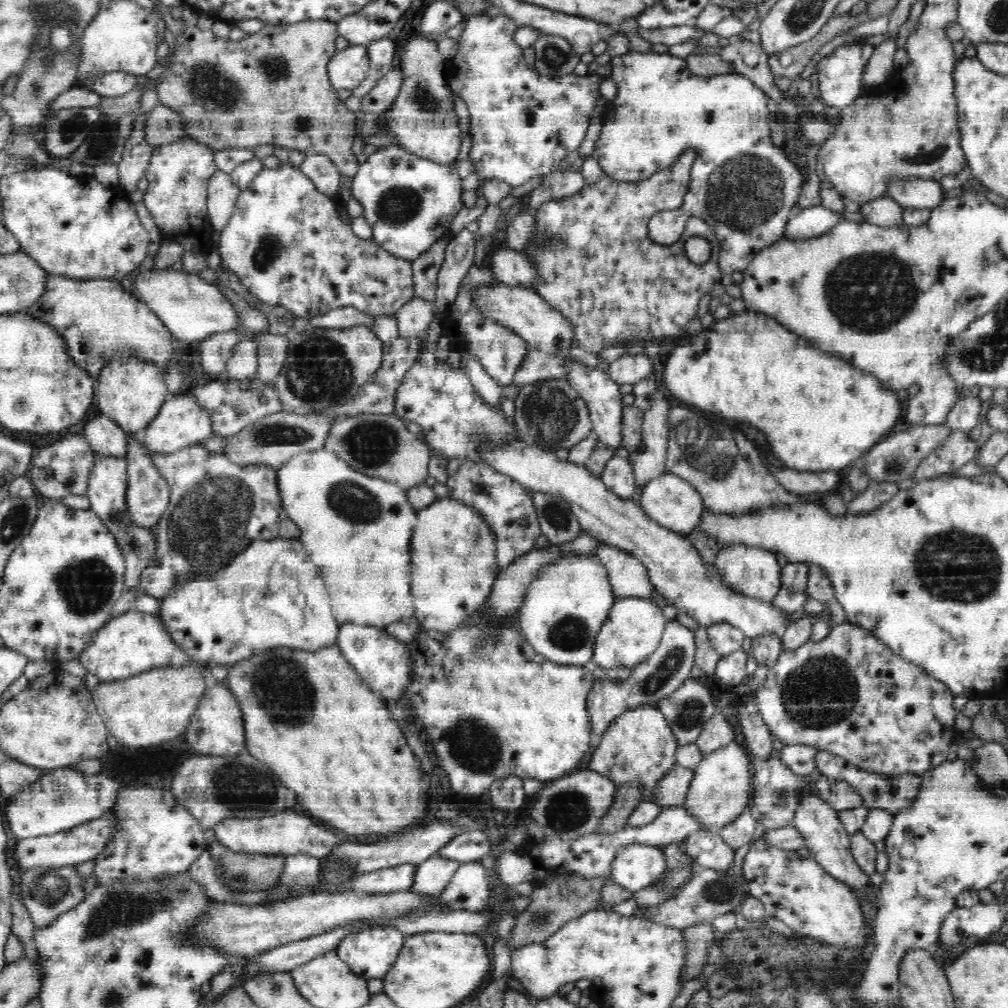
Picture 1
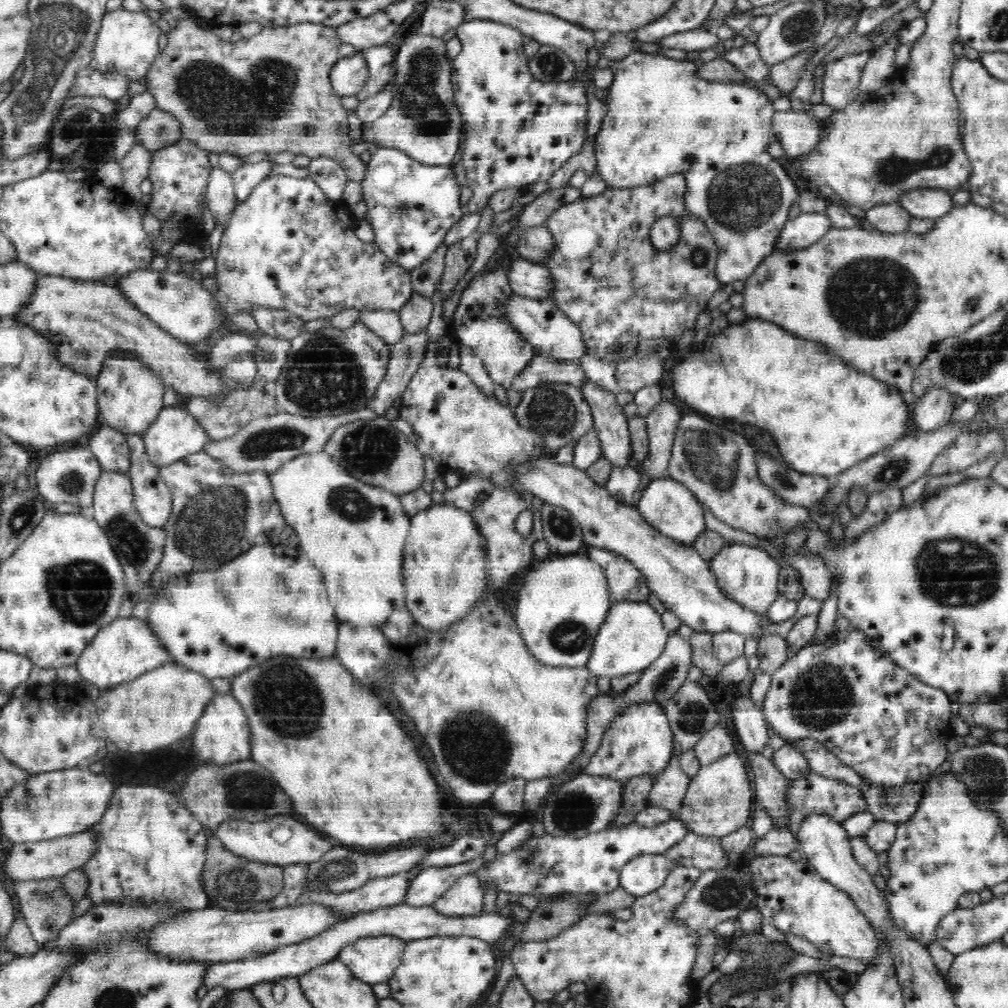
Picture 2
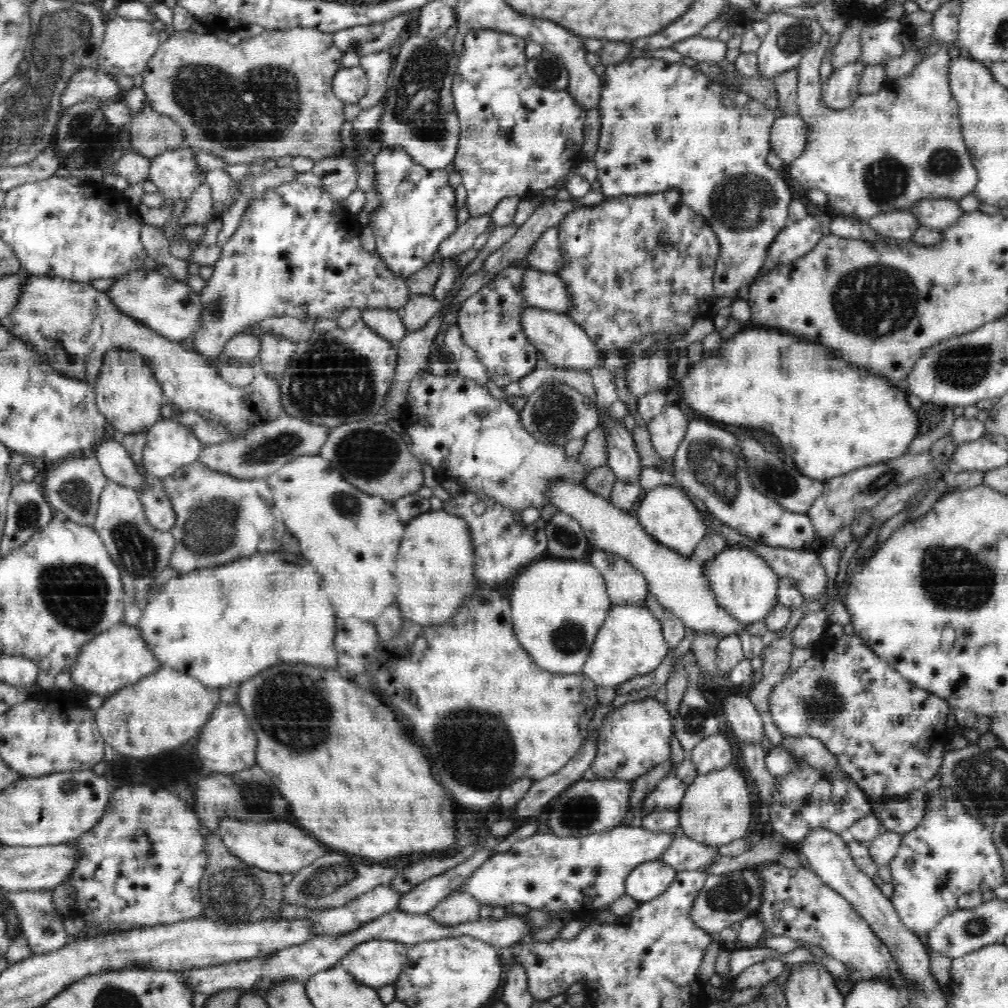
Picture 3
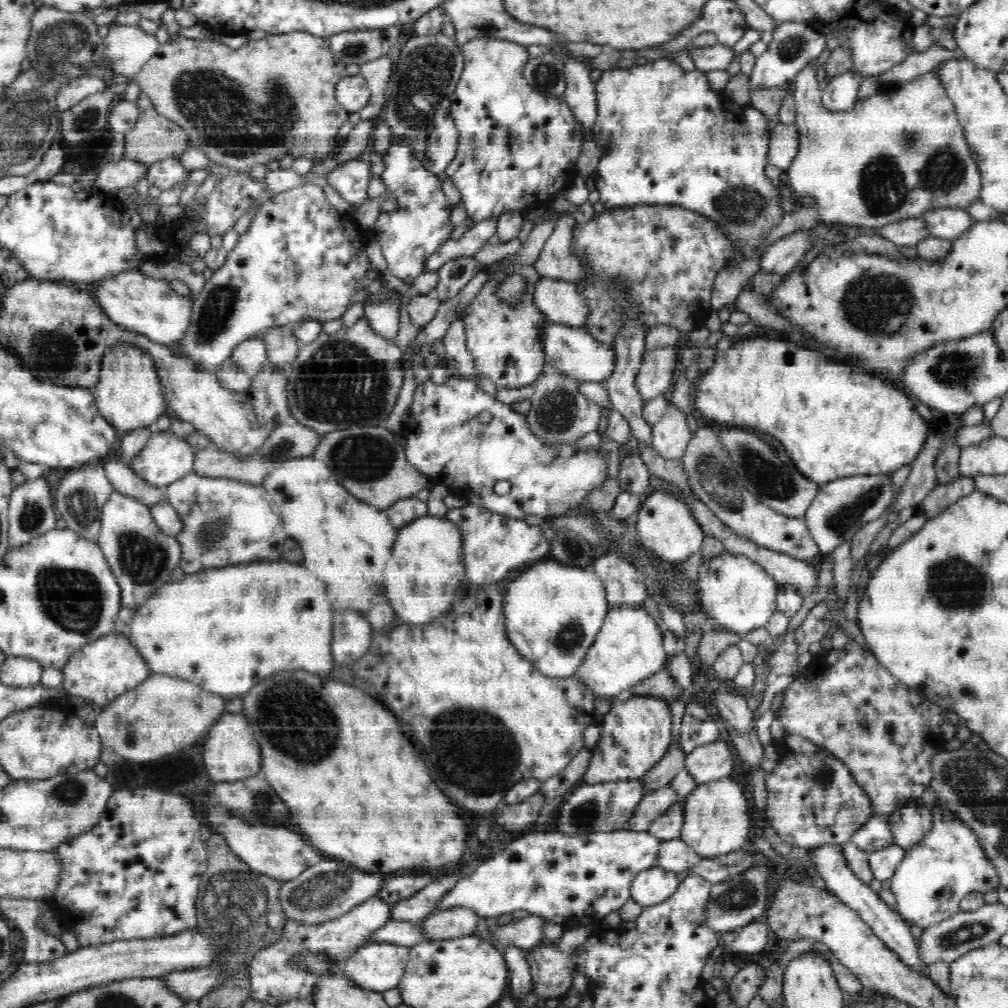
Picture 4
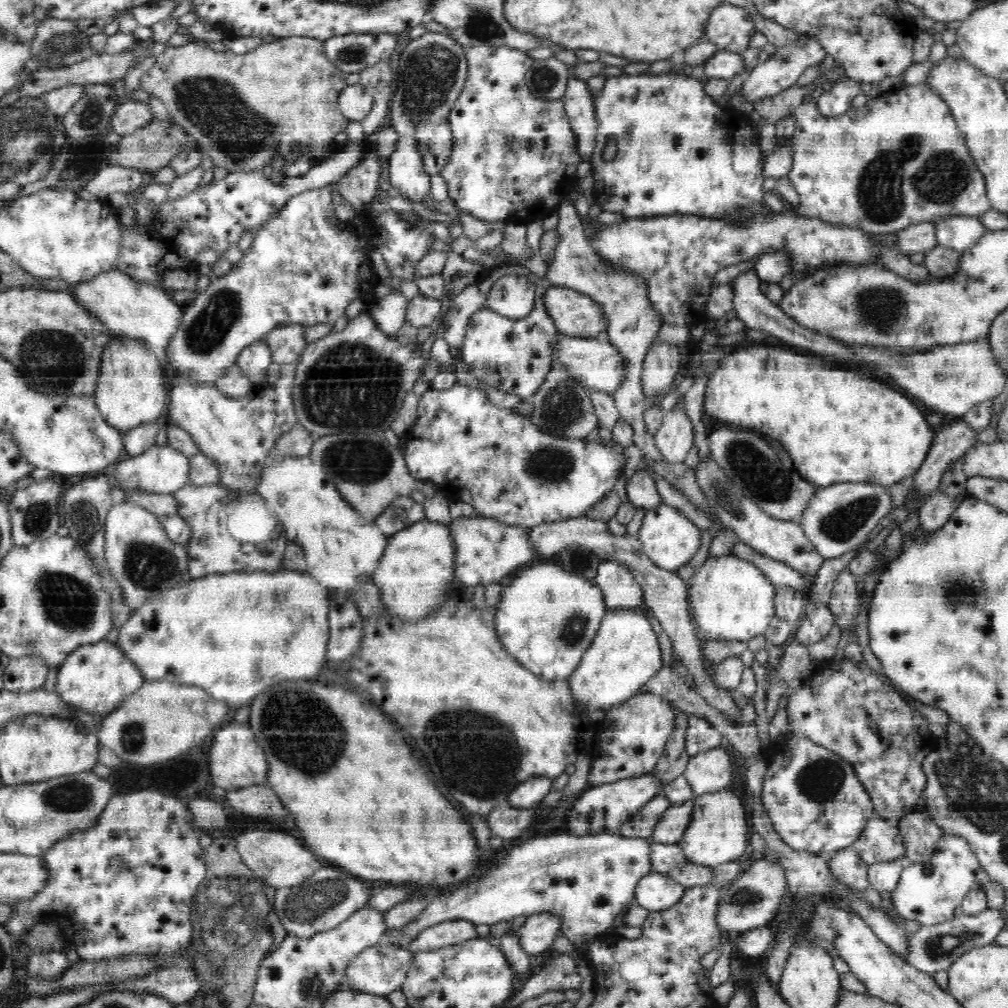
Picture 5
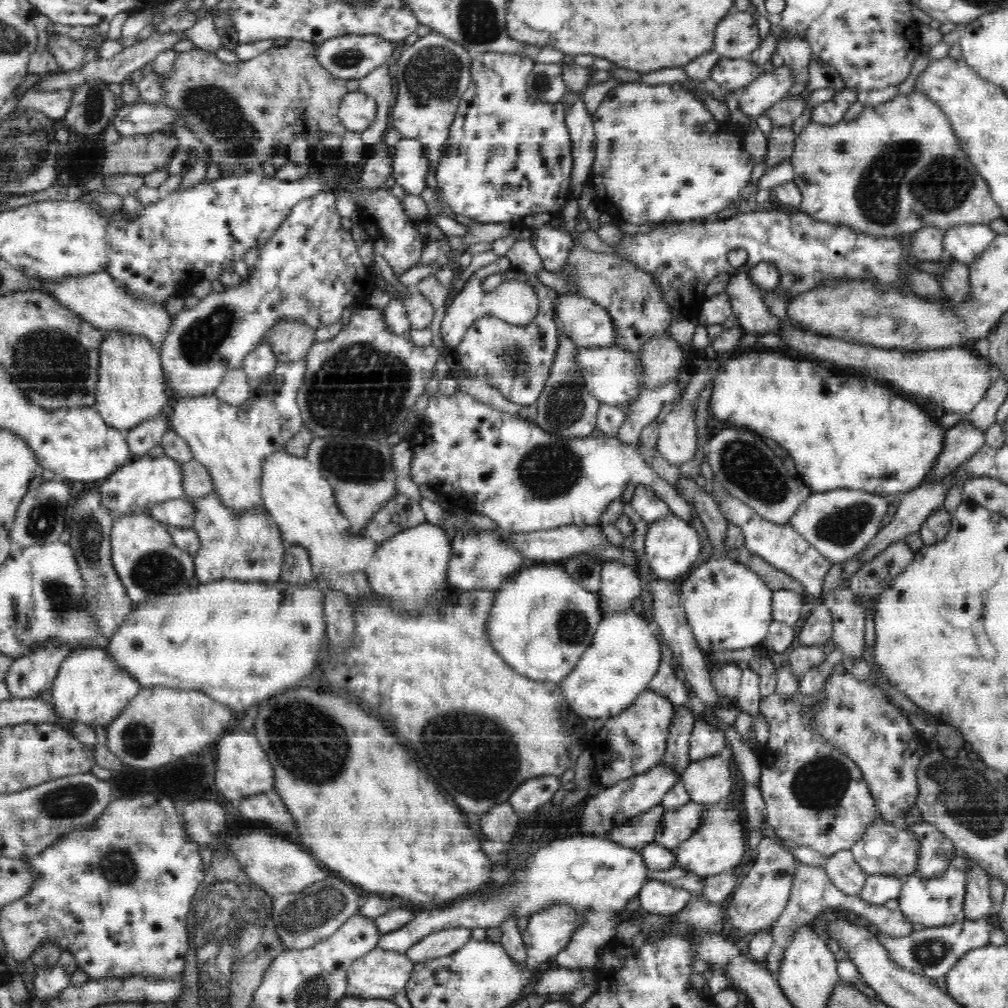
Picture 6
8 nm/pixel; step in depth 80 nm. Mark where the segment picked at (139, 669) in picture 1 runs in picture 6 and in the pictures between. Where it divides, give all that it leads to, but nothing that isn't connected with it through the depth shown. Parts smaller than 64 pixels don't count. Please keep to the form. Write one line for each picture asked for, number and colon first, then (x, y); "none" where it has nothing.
2: (125, 649)
3: (117, 658)
4: (100, 671)
5: (94, 679)
6: (89, 688)

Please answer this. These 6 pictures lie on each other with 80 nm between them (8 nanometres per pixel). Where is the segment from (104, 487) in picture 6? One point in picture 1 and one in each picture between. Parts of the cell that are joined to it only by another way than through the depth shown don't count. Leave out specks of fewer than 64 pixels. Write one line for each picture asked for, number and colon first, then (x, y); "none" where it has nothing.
1: (181, 422)
2: (175, 434)
3: (170, 446)
4: (165, 459)
5: (160, 470)

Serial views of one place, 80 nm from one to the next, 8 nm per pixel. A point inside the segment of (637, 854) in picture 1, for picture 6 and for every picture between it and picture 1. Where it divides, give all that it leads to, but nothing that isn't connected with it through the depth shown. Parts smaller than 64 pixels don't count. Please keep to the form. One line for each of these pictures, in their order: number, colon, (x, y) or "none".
2: (646, 873)
3: (645, 882)
4: (654, 885)
5: (656, 891)
6: (658, 897)

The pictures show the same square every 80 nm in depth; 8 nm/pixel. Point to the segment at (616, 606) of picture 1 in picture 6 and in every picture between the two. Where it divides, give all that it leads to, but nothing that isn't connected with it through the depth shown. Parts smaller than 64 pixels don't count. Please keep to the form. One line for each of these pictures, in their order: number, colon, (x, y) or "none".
2: (633, 635)
3: (630, 643)
4: (629, 648)
5: (625, 654)
6: (624, 655)

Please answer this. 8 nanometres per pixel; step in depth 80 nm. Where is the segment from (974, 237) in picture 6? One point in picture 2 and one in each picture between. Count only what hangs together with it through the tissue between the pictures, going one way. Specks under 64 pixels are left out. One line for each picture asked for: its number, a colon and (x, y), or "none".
2: (928, 202)
3: (938, 213)
4: (948, 223)
5: (959, 233)

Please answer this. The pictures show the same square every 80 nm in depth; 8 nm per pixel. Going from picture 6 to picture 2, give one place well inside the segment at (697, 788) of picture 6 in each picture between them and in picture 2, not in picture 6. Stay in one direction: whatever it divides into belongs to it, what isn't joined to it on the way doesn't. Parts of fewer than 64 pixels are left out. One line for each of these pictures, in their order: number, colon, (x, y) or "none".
2: (715, 743)
3: (713, 753)
4: (712, 761)
5: (708, 772)

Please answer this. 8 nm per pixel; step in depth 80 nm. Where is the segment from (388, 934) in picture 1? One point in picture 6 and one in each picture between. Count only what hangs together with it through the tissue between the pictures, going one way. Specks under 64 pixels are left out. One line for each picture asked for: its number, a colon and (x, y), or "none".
2: (372, 960)
3: (377, 964)
4: (379, 967)
5: (381, 970)
6: (380, 974)

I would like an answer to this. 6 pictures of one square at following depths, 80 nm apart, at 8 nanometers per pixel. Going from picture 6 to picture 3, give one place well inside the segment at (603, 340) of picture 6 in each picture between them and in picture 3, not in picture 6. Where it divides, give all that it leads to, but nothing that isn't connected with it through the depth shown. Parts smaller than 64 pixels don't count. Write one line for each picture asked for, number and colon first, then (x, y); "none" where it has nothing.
3: (547, 291)
4: (562, 302)
5: (575, 314)

